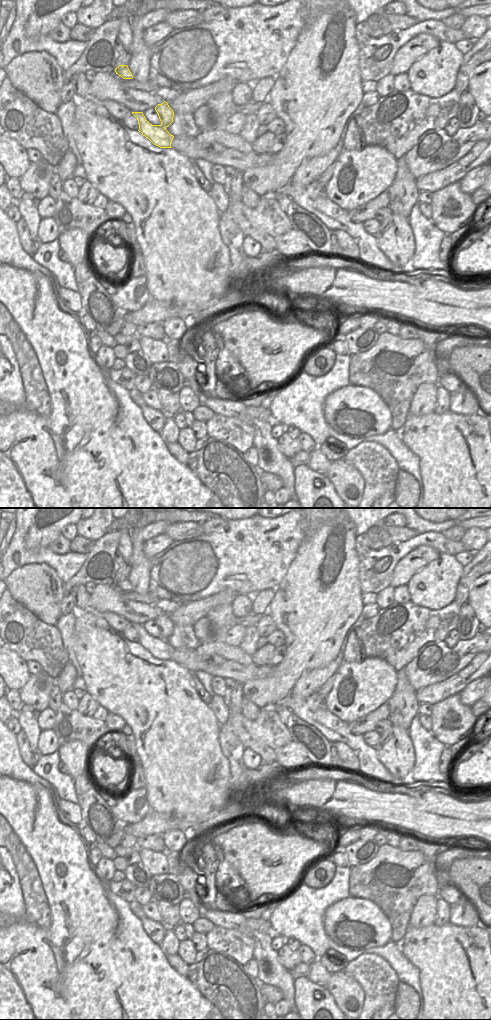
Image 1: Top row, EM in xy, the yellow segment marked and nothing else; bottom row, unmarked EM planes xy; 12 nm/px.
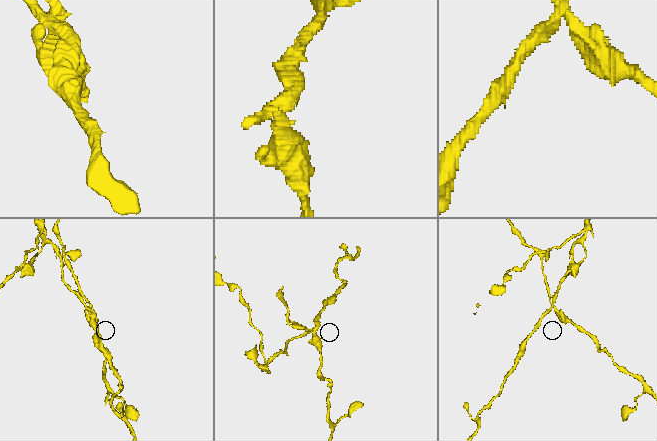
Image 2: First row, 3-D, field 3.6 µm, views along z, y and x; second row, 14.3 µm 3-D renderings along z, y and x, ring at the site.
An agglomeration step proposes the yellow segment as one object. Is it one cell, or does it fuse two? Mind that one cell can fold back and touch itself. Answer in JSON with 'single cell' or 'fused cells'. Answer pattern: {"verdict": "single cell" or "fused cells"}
{"verdict": "fused cells"}

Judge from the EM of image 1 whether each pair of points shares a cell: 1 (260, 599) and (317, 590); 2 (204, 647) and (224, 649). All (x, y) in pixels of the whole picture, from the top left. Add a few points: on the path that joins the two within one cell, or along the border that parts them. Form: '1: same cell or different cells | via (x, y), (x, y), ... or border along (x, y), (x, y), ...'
1: different cells | border along (274, 590), (274, 596), (266, 611)
2: same cell | via (209, 648), (219, 648)

